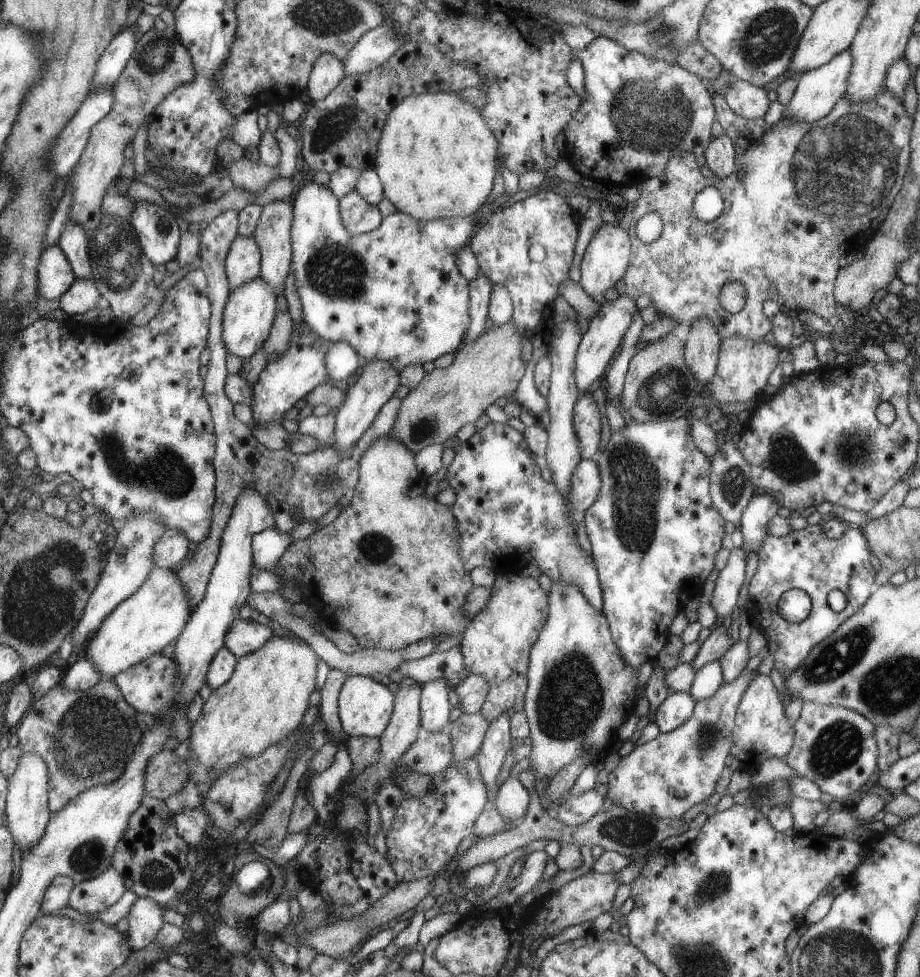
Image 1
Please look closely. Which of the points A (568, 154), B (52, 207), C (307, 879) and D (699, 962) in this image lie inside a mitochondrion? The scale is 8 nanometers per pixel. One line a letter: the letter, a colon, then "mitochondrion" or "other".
A: other
B: other
C: other
D: mitochondrion

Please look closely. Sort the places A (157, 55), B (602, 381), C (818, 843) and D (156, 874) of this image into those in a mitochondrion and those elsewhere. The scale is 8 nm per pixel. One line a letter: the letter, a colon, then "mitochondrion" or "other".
A: mitochondrion
B: other
C: other
D: mitochondrion

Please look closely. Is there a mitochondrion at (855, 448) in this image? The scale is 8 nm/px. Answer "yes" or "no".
yes

